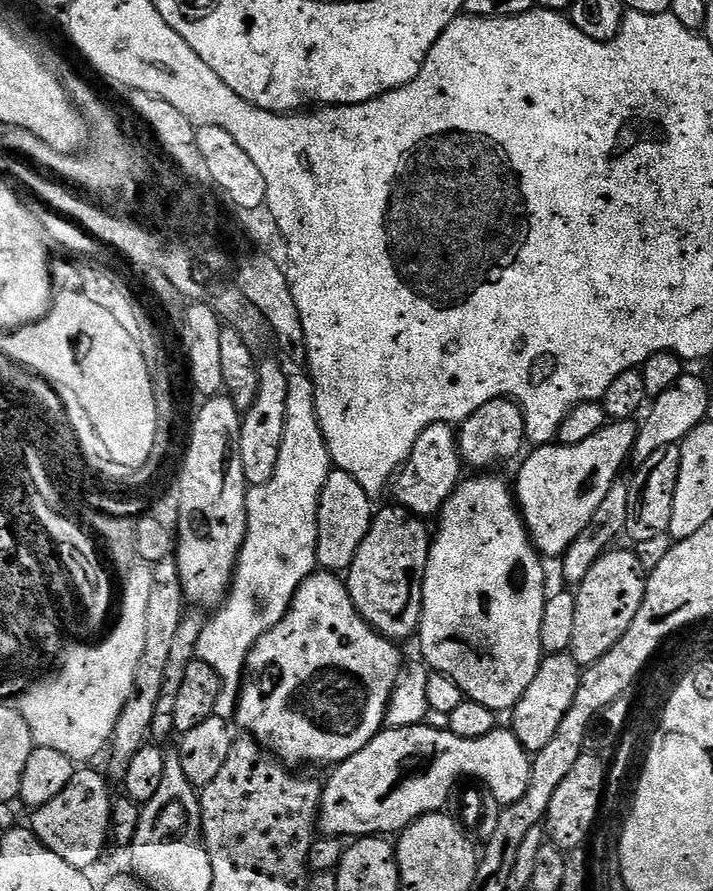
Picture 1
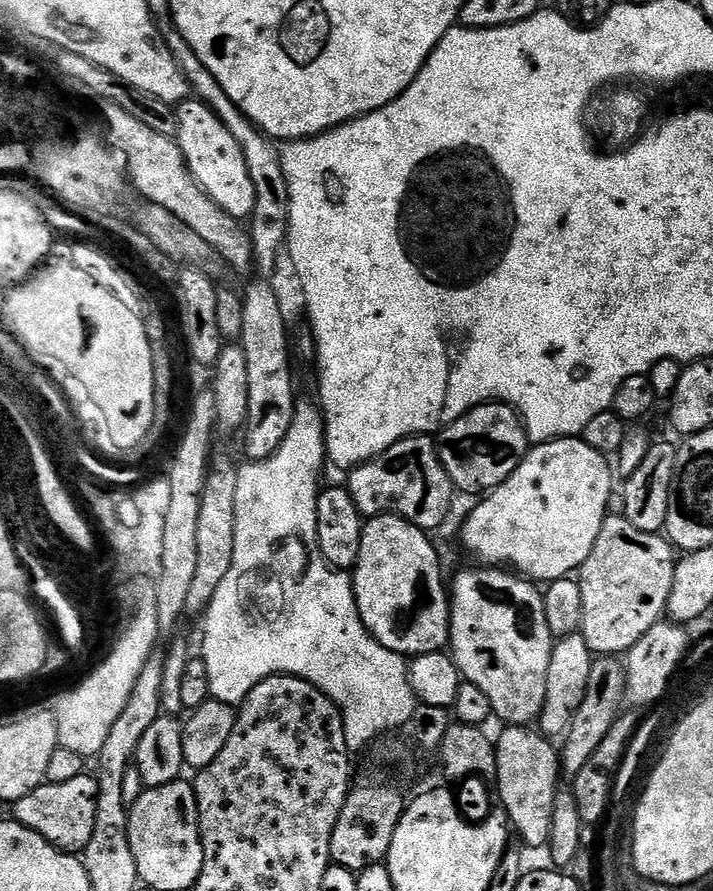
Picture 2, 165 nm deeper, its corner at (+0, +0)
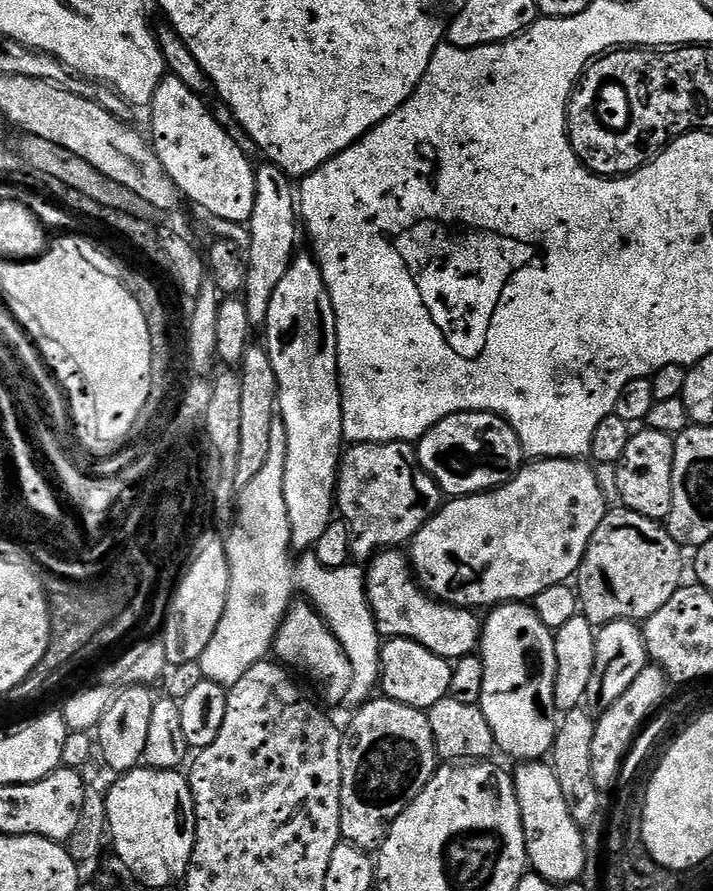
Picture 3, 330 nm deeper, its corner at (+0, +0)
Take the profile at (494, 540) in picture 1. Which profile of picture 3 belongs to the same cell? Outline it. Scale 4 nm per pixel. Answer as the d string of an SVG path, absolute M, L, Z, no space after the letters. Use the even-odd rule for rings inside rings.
M524 602L498 604L495 605L487 615L488 614L488 620L486 616L482 624L480 647L478 649L480 661L486 670L486 678L482 686L482 698L479 702L482 714L486 714L486 722L490 722L490 730L494 730L497 749L499 749L501 753L504 751L506 755L513 756L513 761L527 762L529 760L538 760L547 757L549 753L551 753L554 742L556 741L556 729L558 727L558 713L556 710L556 703L554 702L554 686L556 685L556 655L554 654L554 642L556 641L556 637L553 629L547 628L542 622L542 618L538 618L535 607L529 606Z

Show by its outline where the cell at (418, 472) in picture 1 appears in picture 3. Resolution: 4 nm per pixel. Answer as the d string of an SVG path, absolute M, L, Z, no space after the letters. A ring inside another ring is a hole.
M411 443L353 444L341 455L336 508L352 534L355 559L367 561L385 550L407 545L441 507L436 479L420 465Z

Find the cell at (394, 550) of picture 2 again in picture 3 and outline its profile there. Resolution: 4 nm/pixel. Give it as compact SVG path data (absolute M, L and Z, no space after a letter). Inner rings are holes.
M385 550L373 557L366 568L366 587L368 589L368 605L372 607L372 613L376 619L376 628L381 637L397 640L406 638L426 646L434 654L438 654L443 660L455 662L464 656L471 656L480 647L480 633L482 620L475 611L459 606L443 603L433 598L422 587L407 555L400 550Z

